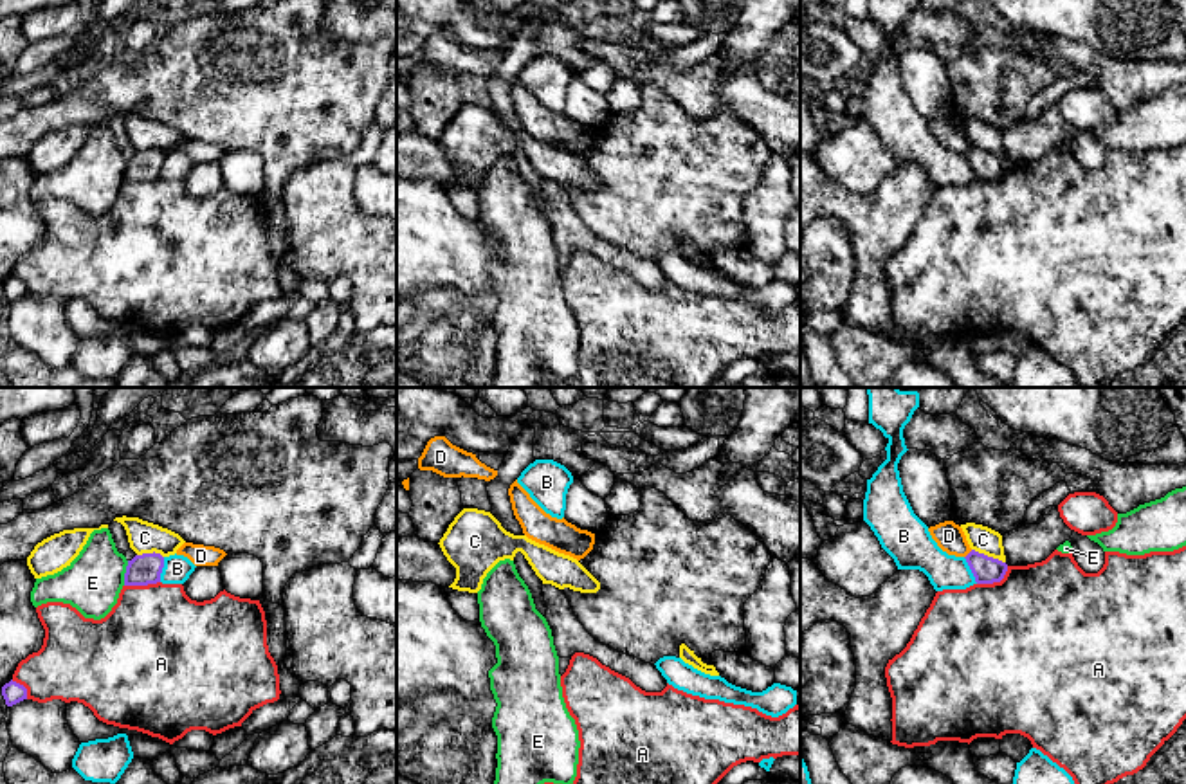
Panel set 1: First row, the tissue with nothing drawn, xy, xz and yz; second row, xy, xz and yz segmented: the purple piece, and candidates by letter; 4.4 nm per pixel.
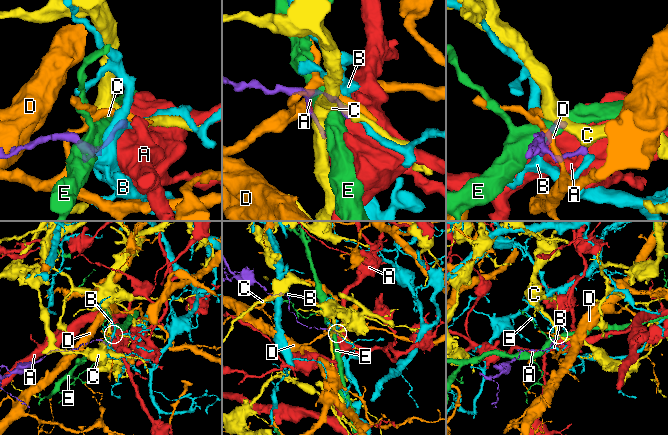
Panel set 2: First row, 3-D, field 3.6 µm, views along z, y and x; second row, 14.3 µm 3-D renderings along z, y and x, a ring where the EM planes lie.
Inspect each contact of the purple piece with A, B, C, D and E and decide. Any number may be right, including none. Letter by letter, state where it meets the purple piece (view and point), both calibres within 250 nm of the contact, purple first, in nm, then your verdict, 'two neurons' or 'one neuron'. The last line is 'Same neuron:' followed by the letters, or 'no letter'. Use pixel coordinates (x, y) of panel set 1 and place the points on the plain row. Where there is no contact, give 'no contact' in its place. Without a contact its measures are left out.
A: contact yz (995, 177); calibres 130 and 480 nm; two neurons
B: contact yz (970, 164); calibres 130 and 170 nm; two neurons
C: contact yz (986, 152); calibres 130 and 120 nm; one neuron
D: contact yz (968, 150); calibres 130 and 130 nm; two neurons
E: contact xy (125, 170); calibres 140 and 260 nm; two neurons
Same neuron: C

